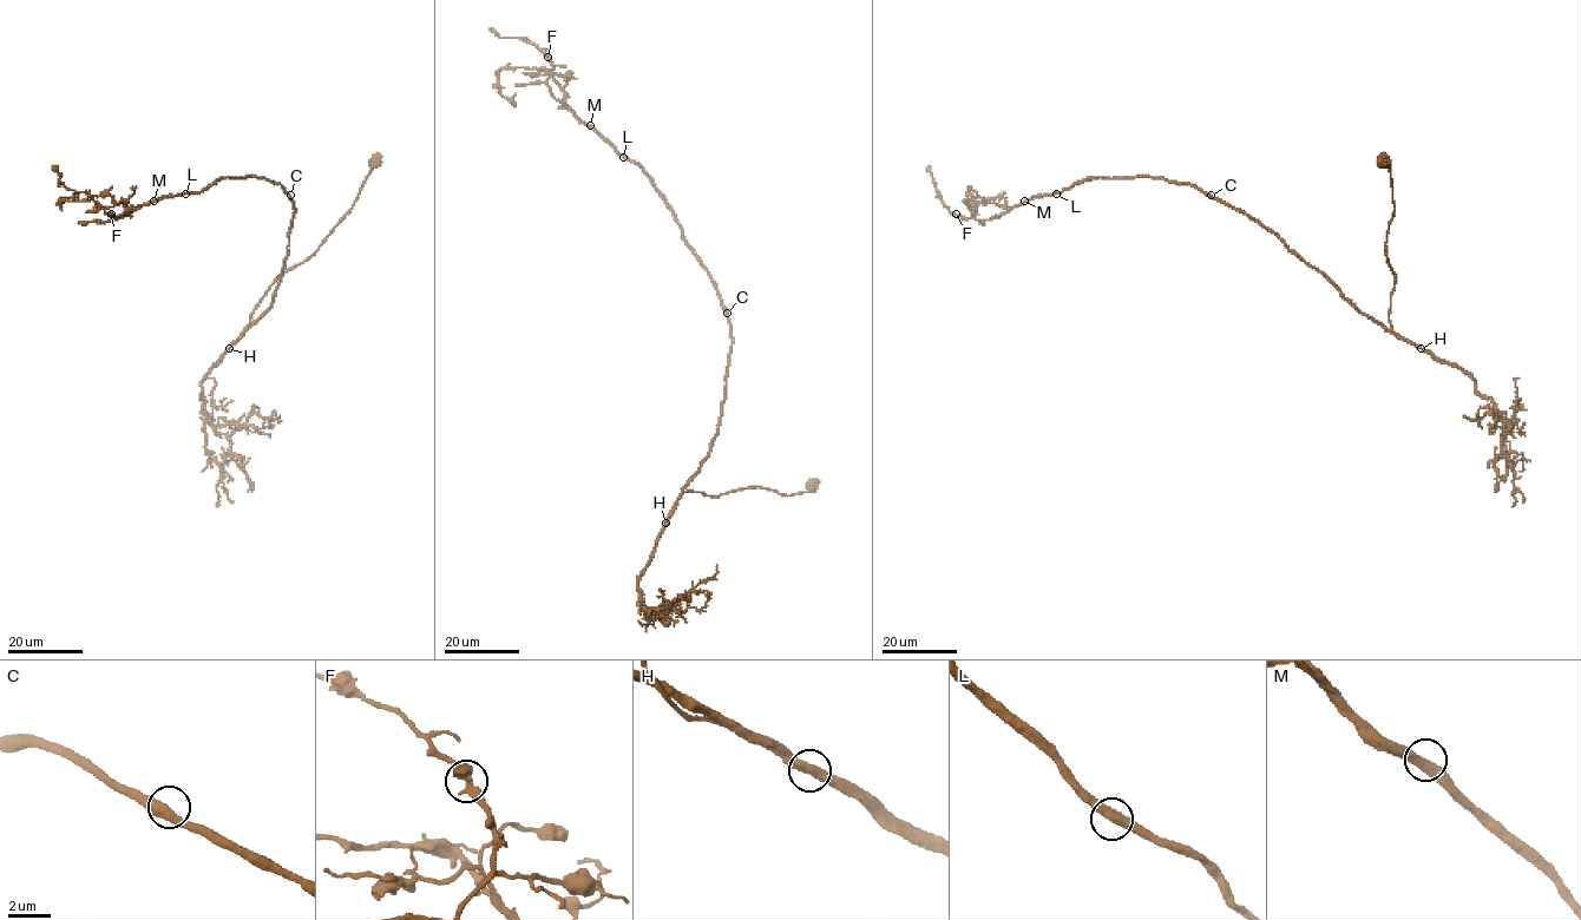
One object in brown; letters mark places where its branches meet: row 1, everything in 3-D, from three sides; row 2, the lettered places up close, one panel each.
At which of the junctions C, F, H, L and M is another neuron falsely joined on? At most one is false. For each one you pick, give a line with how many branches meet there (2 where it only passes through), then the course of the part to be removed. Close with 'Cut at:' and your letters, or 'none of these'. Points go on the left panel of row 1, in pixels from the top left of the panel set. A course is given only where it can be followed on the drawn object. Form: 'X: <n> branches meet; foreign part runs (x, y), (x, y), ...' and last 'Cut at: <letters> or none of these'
Cut at: none of these

